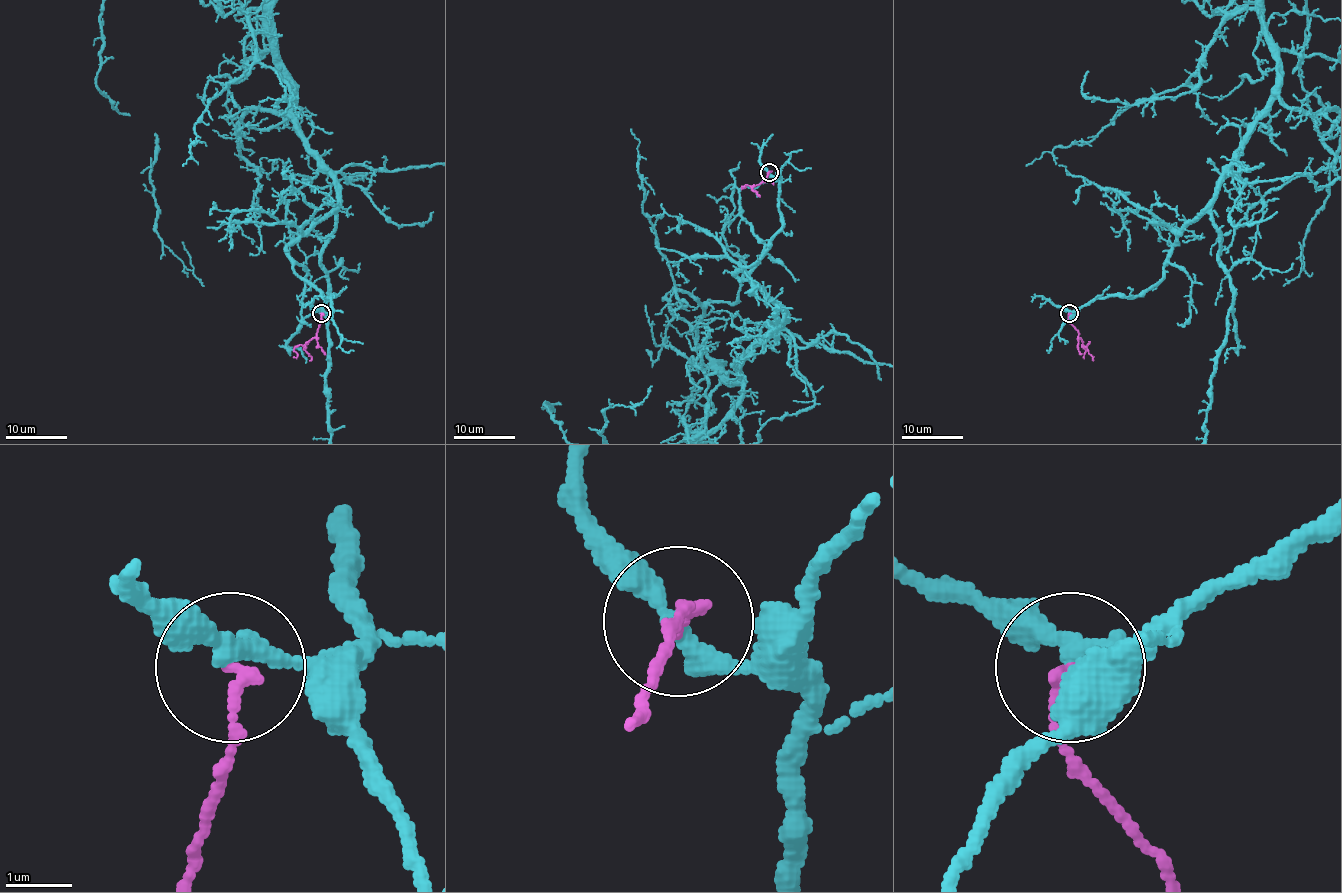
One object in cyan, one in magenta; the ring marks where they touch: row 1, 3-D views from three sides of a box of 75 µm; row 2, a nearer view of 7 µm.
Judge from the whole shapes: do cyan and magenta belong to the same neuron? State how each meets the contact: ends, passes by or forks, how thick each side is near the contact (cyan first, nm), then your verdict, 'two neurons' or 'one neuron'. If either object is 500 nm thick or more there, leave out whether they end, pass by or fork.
cyan passes by; magenta ends; calibres 300 and 140 nm; two neurons

